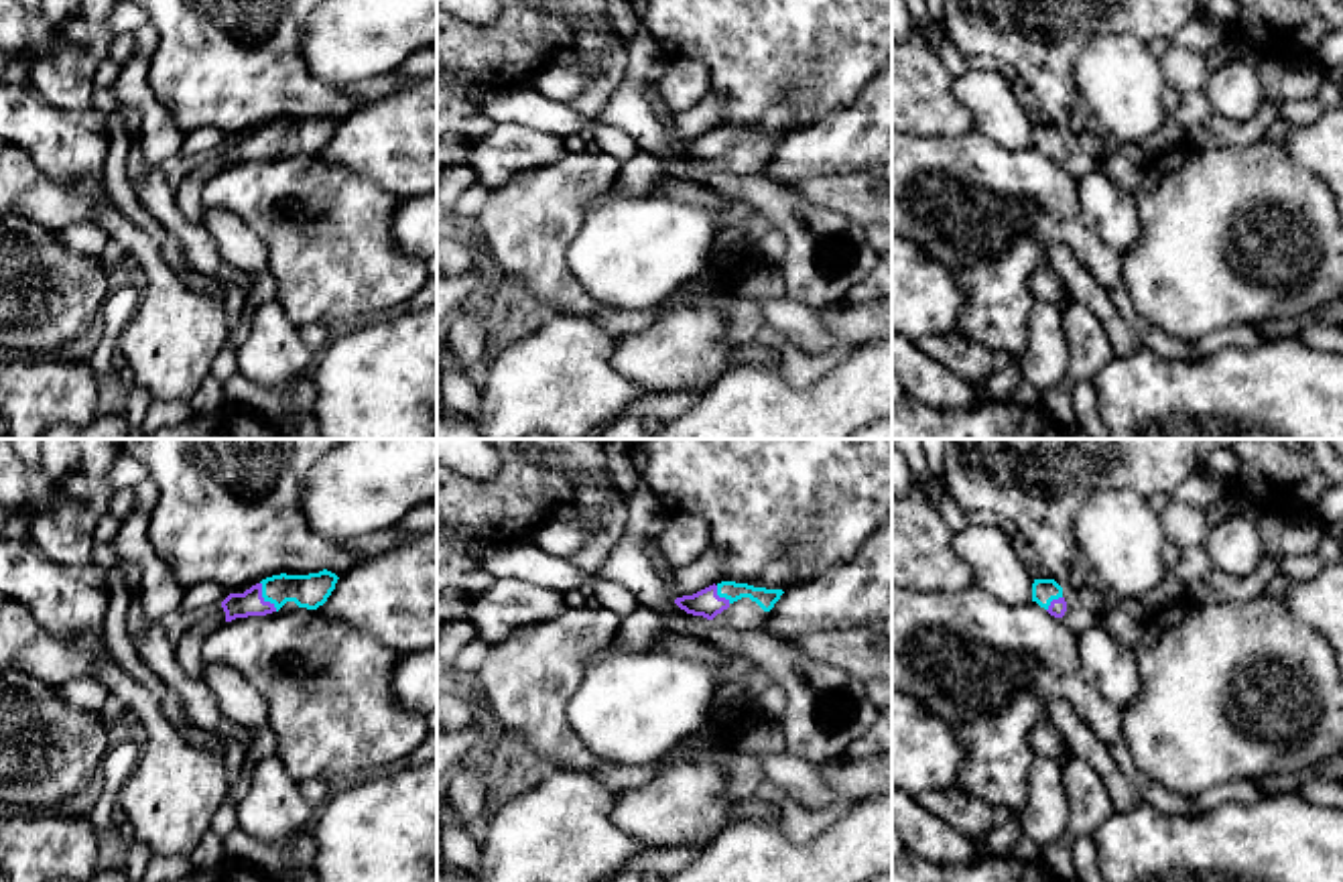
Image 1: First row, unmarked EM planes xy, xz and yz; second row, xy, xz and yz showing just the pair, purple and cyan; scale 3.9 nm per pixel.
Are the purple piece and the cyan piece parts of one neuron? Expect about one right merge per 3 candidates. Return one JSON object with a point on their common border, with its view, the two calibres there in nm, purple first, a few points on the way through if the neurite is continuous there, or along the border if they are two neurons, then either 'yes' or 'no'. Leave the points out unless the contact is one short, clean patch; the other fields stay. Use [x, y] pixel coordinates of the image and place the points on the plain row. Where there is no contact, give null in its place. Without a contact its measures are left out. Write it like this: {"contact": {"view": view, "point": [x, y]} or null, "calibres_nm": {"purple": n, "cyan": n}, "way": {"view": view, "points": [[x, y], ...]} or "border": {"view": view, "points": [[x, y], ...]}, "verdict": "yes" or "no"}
{"contact": {"view": "xy", "point": [261, 141]}, "calibres_nm": {"purple": 100, "cyan": 130}, "way": {"view": "xy", "points": [[250, 147], [261, 141], [277, 135], [311, 135]]}, "verdict": "yes"}

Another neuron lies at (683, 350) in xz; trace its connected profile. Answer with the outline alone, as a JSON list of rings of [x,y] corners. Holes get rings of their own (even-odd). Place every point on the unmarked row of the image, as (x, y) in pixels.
[[[774,228],[750,246],[733,264],[719,268],[711,260],[701,276],[668,297],[666,311],[650,327],[638,333],[618,335],[610,364],[624,378],[654,394],[707,390],[721,374],[738,366],[731,358],[738,345],[721,335],[721,295],[736,293],[736,285],[754,270],[780,268],[786,254],[788,240],[778,228]]]

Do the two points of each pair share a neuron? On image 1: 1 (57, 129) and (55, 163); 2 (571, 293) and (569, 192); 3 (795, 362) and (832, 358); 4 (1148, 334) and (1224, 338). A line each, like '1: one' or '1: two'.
1: one
2: one
3: one
4: one

